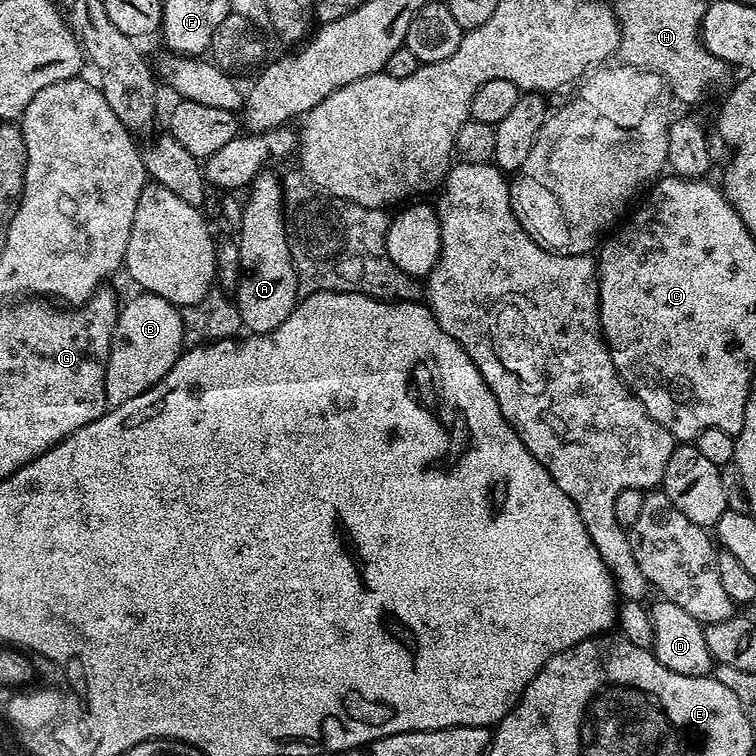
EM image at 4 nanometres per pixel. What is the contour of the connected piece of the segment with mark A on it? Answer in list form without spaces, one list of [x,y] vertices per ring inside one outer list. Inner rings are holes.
[[[272,170],[259,172],[252,179],[247,189],[248,201],[243,201],[242,222],[238,226],[240,232],[240,285],[236,288],[236,308],[240,311],[240,320],[252,334],[273,332],[290,318],[298,303],[300,284],[296,281],[296,267],[290,254],[288,244],[288,227],[284,225],[284,185],[281,177],[275,176]]]

